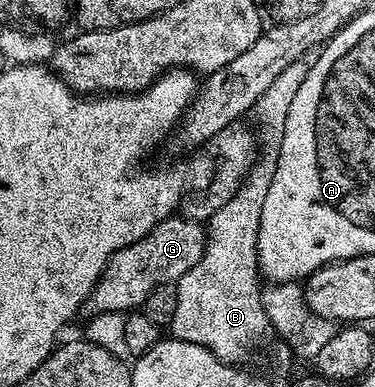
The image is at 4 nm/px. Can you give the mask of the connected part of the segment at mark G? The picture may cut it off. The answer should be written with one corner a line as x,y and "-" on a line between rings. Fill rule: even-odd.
179,213
172,215
169,219
163,219
148,235
141,237
141,241
133,241
133,245
113,253
106,269
103,270
102,279
96,283
91,291
89,307
92,308
90,310
95,313
100,311
131,313
142,308
143,302
158,286
178,284
181,276
189,273
189,269
193,269
193,265
197,265
197,261
201,261
206,244
207,232
202,222
186,218

